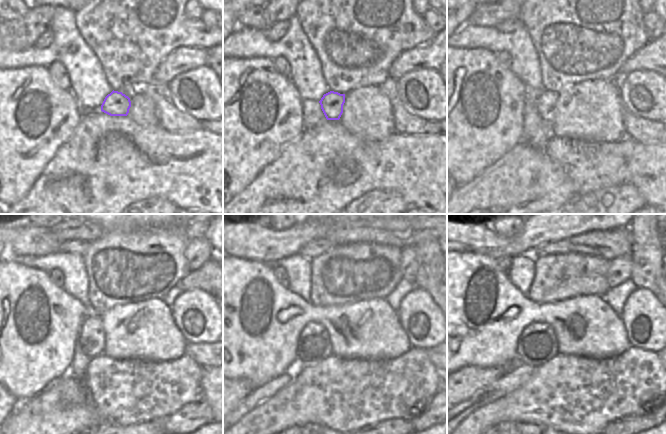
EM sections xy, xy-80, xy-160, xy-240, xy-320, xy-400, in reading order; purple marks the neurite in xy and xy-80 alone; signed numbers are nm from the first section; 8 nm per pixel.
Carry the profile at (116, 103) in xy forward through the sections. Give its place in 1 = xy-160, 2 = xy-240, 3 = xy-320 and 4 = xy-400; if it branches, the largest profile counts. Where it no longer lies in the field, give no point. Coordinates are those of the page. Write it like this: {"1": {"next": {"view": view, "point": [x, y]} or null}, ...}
{"1": {"next": {"view": "xy-160", "point": [545, 100]}}, "2": {"next": {"view": "xy-240", "point": [91, 338]}}, "3": {"next": {"view": "xy-320", "point": [313, 346]}}, "4": {"next": {"view": "xy-400", "point": [537, 344]}}}

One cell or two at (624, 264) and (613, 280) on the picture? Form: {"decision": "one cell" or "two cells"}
{"decision": "one cell"}

